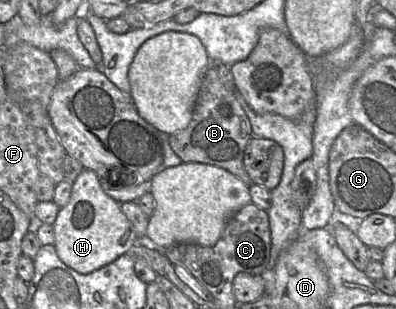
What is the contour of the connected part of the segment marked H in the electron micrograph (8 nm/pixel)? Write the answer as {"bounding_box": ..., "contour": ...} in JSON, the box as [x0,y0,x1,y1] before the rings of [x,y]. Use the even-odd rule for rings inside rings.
{"bounding_box":[53,168,138,274],"contour":[[[85,168],[73,182],[70,200],[60,208],[53,228],[58,257],[81,274],[91,273],[131,252],[138,238],[120,203],[104,192],[96,172]]]}

